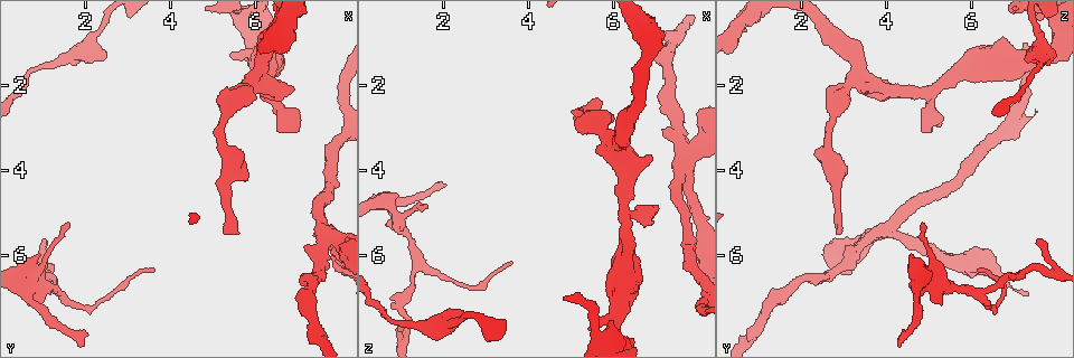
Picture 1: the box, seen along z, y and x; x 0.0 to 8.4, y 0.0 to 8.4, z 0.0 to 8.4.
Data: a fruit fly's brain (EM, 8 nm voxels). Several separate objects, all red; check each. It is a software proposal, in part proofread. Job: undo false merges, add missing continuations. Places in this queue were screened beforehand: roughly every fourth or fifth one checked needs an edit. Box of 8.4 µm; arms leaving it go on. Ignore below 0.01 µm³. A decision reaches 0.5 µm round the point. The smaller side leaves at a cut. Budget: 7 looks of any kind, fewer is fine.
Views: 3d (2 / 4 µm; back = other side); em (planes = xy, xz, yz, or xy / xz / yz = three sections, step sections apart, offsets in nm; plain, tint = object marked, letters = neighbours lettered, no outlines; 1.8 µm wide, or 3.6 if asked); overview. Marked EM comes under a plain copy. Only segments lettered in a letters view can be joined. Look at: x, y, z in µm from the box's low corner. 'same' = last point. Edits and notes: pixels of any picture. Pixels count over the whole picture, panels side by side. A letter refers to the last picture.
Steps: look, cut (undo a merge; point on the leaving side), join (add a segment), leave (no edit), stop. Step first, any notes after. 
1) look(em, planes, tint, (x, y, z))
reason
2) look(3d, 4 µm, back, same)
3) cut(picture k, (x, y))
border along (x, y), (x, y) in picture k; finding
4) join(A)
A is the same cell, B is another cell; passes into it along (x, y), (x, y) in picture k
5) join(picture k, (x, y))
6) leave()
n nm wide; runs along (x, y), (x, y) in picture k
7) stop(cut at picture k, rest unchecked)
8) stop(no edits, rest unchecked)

look(3d, 2 µm, (5.65, 2.15, 3.00))
branch point

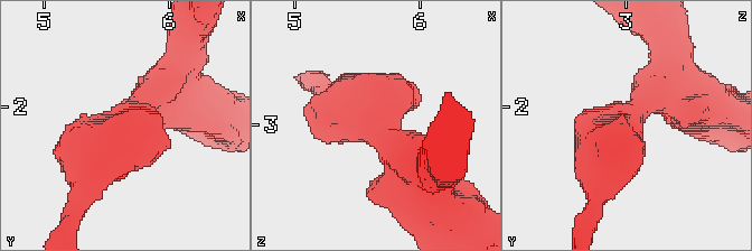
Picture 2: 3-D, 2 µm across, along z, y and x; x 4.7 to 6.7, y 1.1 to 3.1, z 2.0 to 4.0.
look(em, xy, step 4, letters, (5.64, 2.08, 3.04))

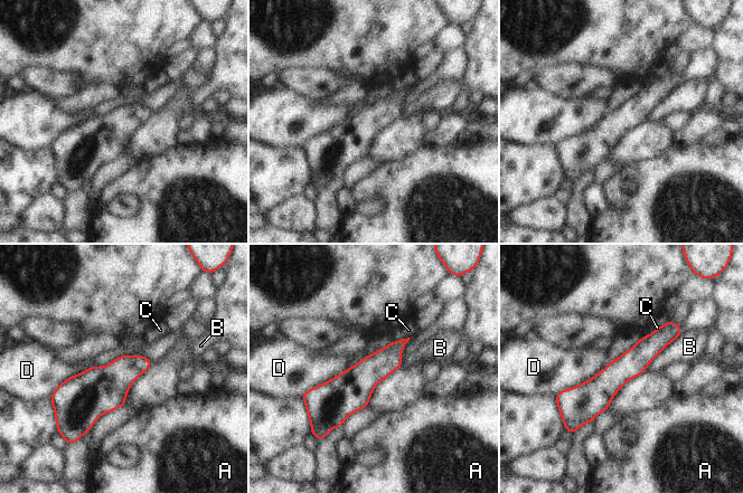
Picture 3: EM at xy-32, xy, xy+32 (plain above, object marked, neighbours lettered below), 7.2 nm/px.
leave()
200 nm wide; A, B, C and D are other cells; border along (680, 335), (675, 338), (646, 369) in picture 3; all the same neuron

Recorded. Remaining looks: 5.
look(3d, 2 µm, back, (0.60, 7.15, 5.25))
free end

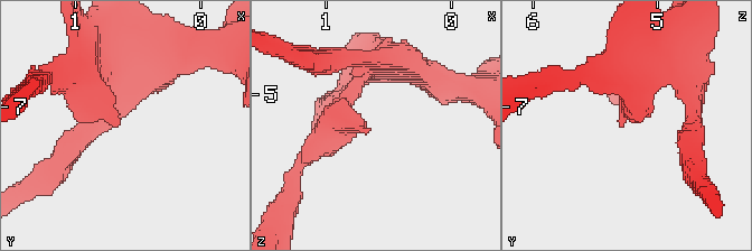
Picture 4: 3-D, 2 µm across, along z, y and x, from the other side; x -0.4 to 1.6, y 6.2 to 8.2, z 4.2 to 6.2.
look(em, yz, step 16, letters, (0.64, 7.12, 5.32))

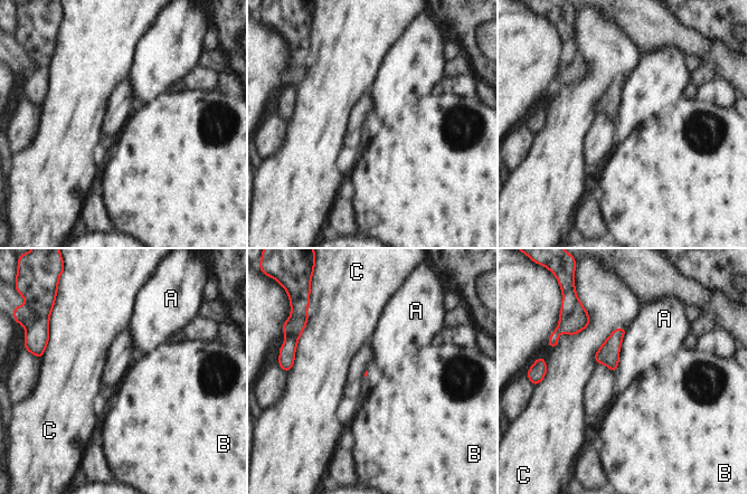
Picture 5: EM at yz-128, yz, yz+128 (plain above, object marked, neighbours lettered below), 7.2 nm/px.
leave()
A, B and C are other cells; border along (626, 329), (618, 364), (613, 372) in picture 5; none of them fits

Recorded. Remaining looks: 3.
look(3d, 2 µm, back, (1.05, 5.70, 7.50))
tapers out

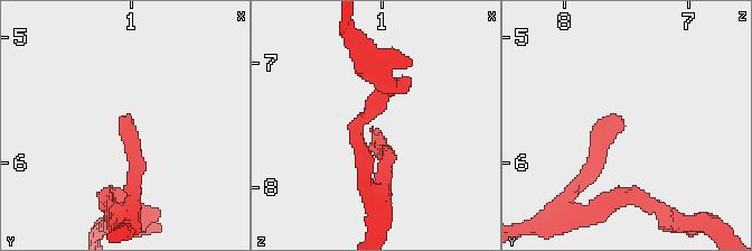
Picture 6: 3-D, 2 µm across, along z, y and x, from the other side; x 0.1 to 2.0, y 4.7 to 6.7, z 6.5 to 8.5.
look(em, yz, step 4, letters, (1.10, 5.70, 7.50))
now the EM

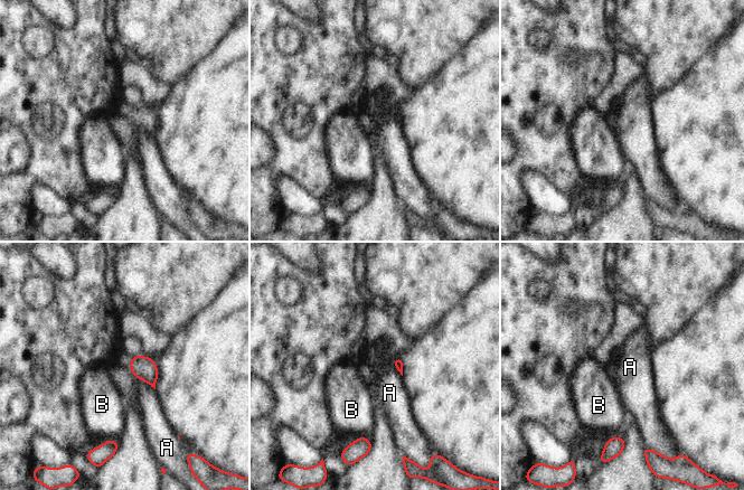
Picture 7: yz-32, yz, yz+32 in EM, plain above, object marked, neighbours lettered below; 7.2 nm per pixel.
leave()
A touches over 170 nm; A and B are other cells; border along (135, 377), (144, 380), (154, 389) in picture 7; no lettered segment goes on from it

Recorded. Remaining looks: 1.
stop(no edits, rest unchecked)

